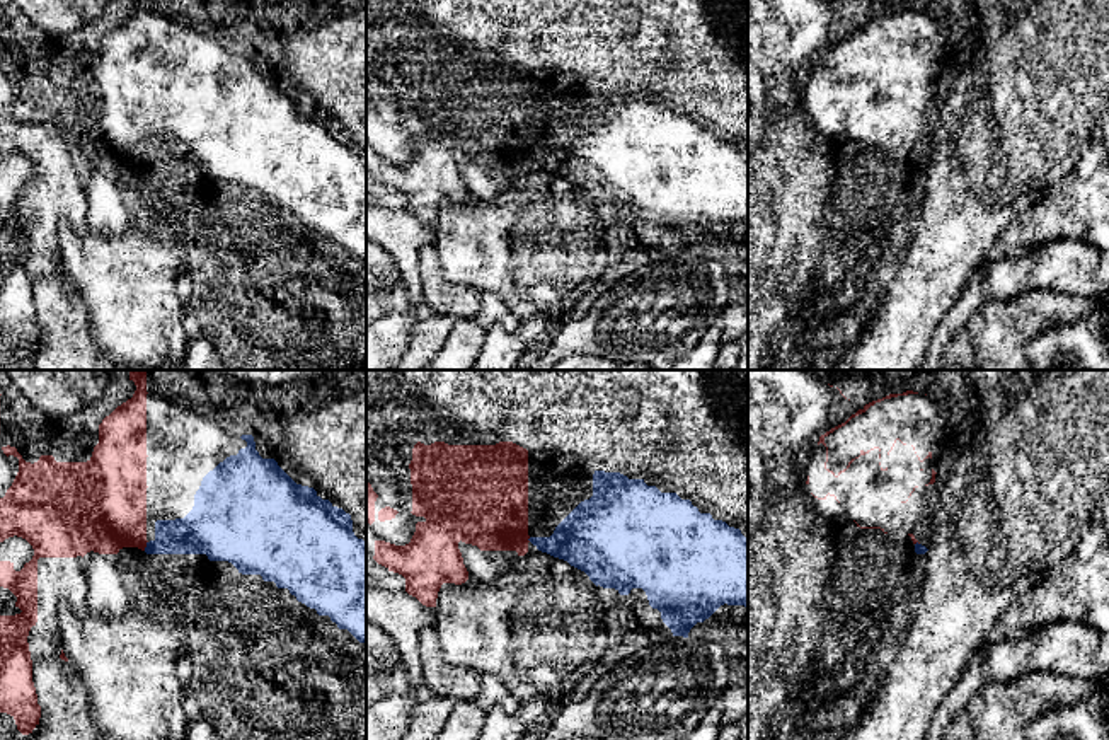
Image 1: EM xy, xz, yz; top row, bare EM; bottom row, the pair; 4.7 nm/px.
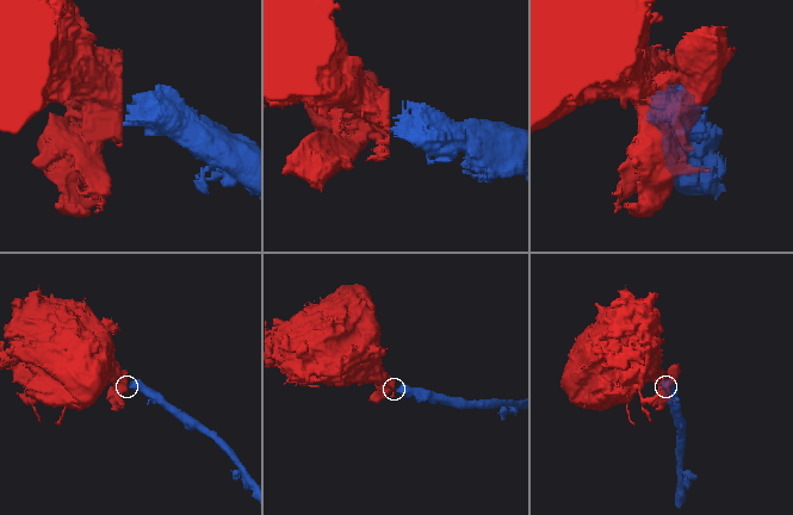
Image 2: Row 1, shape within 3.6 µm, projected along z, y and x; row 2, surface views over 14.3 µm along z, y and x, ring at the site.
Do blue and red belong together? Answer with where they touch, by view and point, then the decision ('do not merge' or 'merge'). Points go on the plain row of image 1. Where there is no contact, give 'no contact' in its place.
xy (147, 164) | merge

